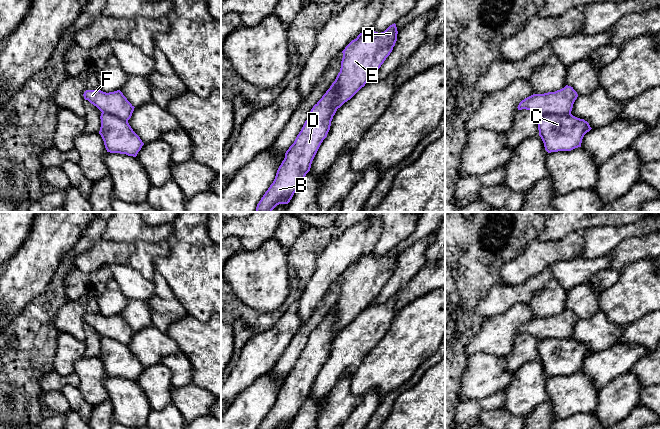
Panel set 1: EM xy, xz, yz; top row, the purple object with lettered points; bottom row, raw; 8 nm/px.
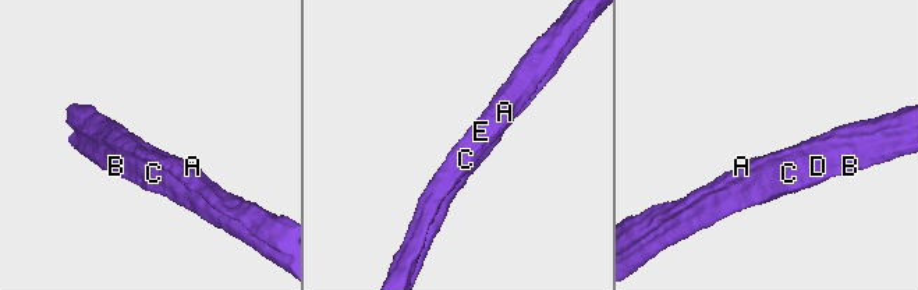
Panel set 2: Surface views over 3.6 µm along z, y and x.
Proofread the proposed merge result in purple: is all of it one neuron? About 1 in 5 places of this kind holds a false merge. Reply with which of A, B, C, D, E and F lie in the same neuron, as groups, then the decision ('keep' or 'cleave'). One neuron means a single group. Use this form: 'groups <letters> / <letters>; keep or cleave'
groups A E F / B C D; cleave

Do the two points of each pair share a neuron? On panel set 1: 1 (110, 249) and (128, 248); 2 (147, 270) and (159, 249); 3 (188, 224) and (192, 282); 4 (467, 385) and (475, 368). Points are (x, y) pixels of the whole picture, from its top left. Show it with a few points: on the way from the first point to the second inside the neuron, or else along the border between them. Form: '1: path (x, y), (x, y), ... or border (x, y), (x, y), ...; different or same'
1: path (114, 249), (124, 249); same
2: path (147, 265), (147, 260), (154, 253); same
3: path (190, 238), (192, 268); same
4: path (471, 381), (475, 377), (475, 372); same

